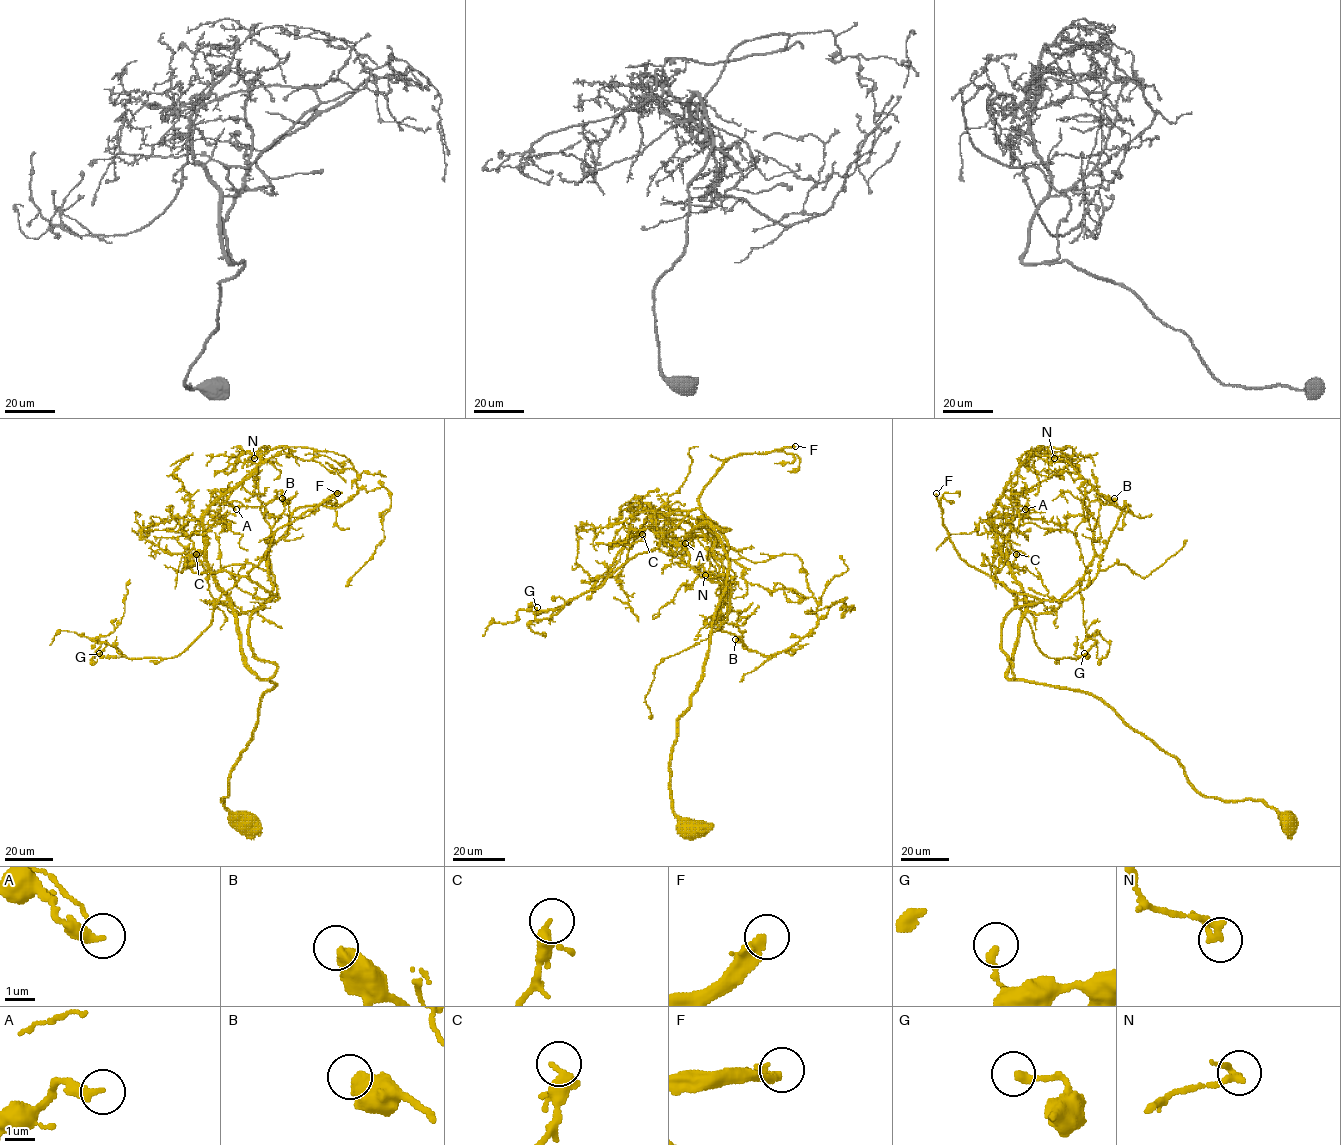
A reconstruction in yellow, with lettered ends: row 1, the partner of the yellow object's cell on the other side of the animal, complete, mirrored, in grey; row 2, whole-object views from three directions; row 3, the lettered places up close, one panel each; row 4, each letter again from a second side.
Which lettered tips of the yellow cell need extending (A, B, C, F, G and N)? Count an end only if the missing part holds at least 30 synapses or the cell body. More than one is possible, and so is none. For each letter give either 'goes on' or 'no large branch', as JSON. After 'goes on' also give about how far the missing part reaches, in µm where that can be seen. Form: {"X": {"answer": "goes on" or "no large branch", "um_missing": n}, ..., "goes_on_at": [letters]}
{"A": {"answer": "no large branch"}, "B": {"answer": "no large branch"}, "C": {"answer": "no large branch"}, "F": {"answer": "goes on", "um_missing": 130}, "G": {"answer": "no large branch"}, "N": {"answer": "no large branch"}, "goes_on_at": ["F"]}

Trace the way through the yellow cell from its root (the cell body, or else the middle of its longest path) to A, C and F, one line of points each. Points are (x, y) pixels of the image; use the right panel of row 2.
A: (1286, 818), (1262, 801), (1202, 795), (1093, 696), (1007, 677), (1026, 595), (989, 512), (1009, 490), (1025, 509)
C: (1286, 818), (1262, 801), (1202, 795), (1173, 757), (1092, 695), (1010, 680), (1026, 604), (1009, 565), (1016, 554)
F: (1286, 818), (1262, 801), (1202, 795), (1093, 696), (1012, 680), (1001, 624), (1039, 600), (960, 557), (936, 493)

